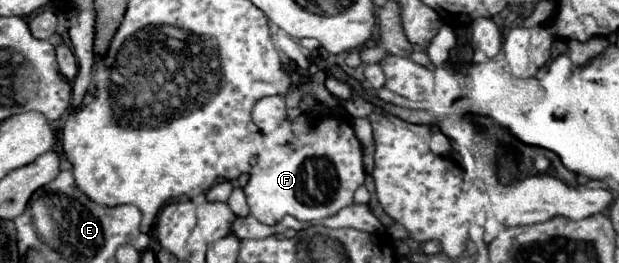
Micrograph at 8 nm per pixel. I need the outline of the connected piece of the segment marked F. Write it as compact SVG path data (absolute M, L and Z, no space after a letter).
M330 116L316 124L316 140L288 152L282 160L260 160L250 170L250 182L244 186L250 214L268 226L278 224L286 214L298 220L324 220L344 206L352 204L358 186L364 184L362 146L350 124Z

